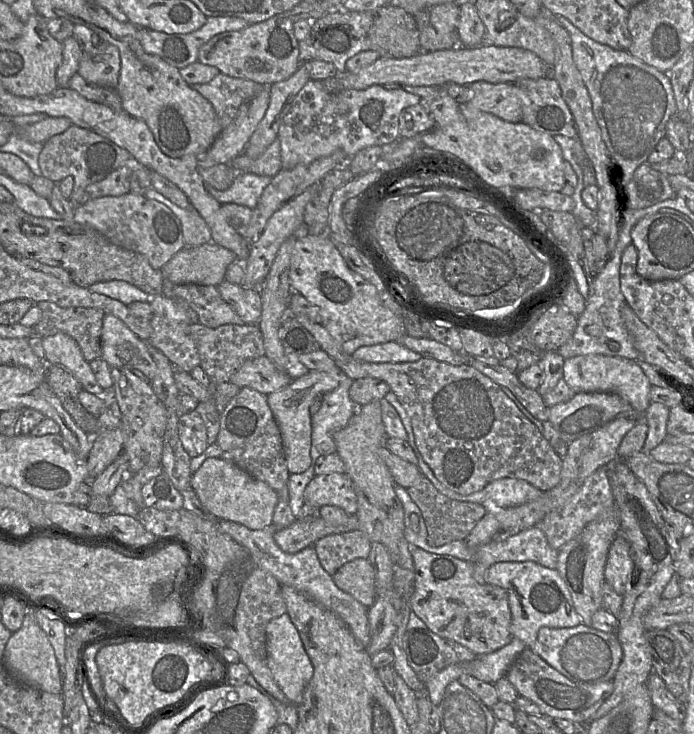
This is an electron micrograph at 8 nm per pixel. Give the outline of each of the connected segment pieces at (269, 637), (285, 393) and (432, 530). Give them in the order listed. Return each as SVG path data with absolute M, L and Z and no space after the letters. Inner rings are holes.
M287 613L271 619L266 625L266 654L268 667L273 678L284 692L289 702L299 705L303 699L303 692L311 680L314 668L305 651L299 632Z
M309 371L306 375L292 380L287 387L267 395L268 405L281 432L285 459L290 474L303 473L311 464L311 404L316 397L336 389L339 383L340 376L331 376L327 372Z
M424 475L406 490L424 518L427 542L430 546L442 546L455 540L464 540L487 513L481 504L452 500L444 496Z

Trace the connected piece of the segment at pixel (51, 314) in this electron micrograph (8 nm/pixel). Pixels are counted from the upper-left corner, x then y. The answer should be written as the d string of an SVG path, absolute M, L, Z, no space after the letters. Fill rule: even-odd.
M50 301L36 304L41 310L41 318L33 327L34 335L43 338L65 333L78 343L87 362L101 358L104 311L85 307L63 308Z

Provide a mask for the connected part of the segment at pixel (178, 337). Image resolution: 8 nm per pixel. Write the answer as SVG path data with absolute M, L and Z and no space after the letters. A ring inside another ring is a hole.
M158 294L150 296L152 308L152 334L148 341L151 348L160 350L174 368L190 373L200 366L194 340L189 335L190 319L175 299Z

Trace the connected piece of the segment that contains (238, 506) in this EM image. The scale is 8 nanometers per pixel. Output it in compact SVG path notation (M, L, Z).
M208 458L191 476L191 488L202 505L215 517L244 525L251 530L261 530L273 522L278 502L277 492L234 463L223 458Z

